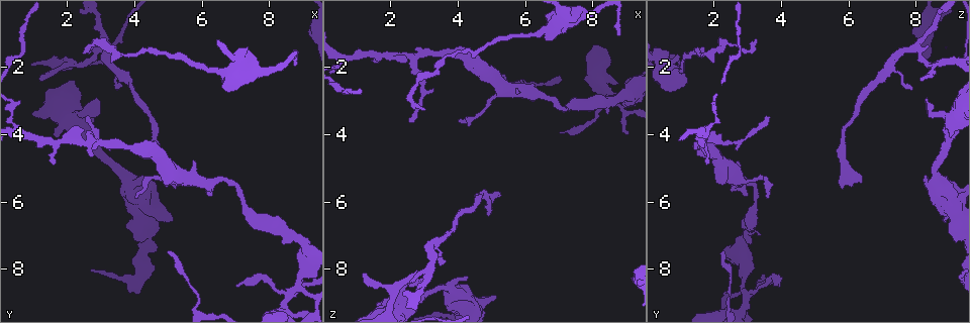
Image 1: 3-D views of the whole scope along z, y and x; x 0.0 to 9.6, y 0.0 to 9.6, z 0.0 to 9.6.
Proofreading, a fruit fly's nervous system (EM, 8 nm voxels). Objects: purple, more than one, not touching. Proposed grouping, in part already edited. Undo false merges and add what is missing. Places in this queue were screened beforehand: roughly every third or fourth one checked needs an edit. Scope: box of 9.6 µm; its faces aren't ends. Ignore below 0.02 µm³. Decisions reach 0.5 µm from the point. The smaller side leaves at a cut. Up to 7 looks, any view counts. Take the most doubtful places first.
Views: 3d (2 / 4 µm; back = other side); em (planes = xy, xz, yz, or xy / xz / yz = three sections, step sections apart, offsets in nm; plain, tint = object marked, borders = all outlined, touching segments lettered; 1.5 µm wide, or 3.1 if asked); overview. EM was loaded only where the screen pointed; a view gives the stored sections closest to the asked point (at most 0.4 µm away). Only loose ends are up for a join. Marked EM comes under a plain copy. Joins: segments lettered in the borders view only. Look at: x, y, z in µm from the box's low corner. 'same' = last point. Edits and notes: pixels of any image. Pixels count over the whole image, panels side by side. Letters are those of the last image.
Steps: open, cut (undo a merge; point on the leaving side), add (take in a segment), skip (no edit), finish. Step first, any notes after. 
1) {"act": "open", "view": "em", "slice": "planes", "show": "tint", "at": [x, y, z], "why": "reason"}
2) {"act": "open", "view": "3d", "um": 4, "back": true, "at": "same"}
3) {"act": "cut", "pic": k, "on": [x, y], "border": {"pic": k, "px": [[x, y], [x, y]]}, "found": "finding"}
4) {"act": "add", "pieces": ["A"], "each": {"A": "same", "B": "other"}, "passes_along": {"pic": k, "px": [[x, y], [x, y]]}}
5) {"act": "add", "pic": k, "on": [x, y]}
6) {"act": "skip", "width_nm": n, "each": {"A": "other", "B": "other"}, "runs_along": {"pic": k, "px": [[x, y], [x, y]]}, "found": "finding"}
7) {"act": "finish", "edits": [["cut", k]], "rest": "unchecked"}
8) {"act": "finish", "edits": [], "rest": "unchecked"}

{"act": "open", "view": "em", "slice": "yz", "step": 8, "show": "tint", "at": [4.25, 5.35, 8.20], "why": "branch stops here"}

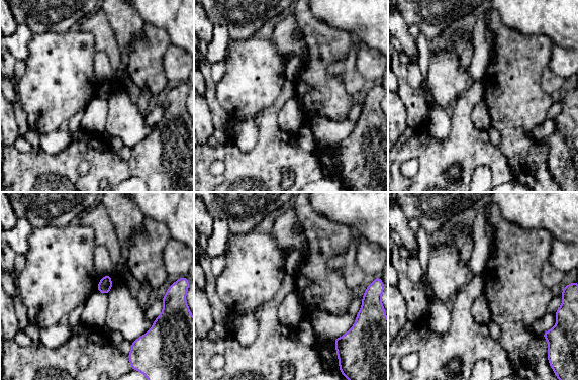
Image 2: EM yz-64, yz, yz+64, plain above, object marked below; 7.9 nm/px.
{"act": "open", "view": "em", "slice": "planes", "show": "tint", "at": "same", "why": "cut it another way"}

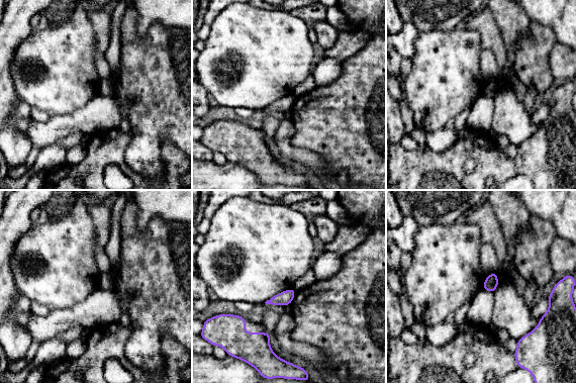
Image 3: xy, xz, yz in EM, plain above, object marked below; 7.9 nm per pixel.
{"act": "open", "view": "em", "slice": "planes", "show": "borders", "at": "same"}

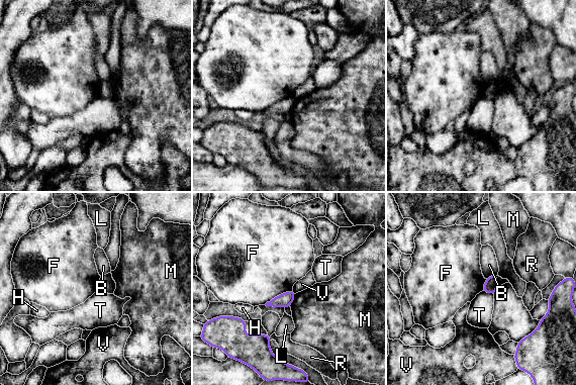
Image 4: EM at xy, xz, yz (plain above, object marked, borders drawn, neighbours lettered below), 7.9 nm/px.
{"act": "skip", "each": {"B": "other", "F": "other", "H": "other", "L": "other", "M": "other", "R": "other", "T": "other", "V": "other"}, "border": {"pic": 4, "px": [[292, 289], [273, 297], [264, 304]]}, "found": "none of them fits"}

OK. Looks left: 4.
{"act": "open", "view": "3d", "um": 2, "at": [1.20, 2.30, 8.10], "why": "free end"}

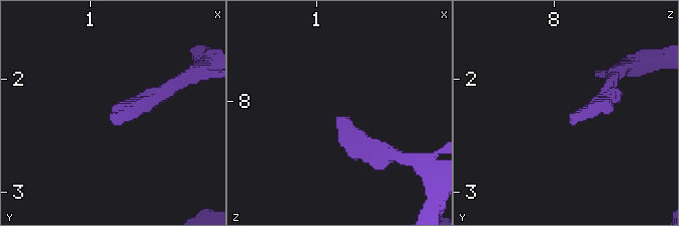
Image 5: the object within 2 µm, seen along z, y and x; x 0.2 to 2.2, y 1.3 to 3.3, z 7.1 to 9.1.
{"act": "open", "view": "em", "slice": "xz", "step": 4, "show": "borders", "at": [1.16, 2.32, 8.12], "why": "need the tissue"}

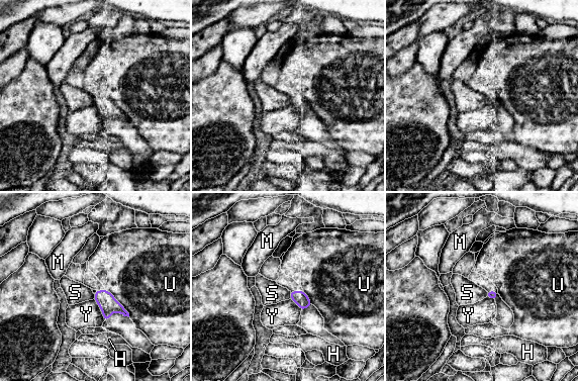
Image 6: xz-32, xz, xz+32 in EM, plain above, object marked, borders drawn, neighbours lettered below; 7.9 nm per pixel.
{"act": "skip", "longest_contact_nm": ["U", 300], "each": {"H": "other", "M": "other", "S": "other", "U": "other", "Y": "other"}, "border": {"pic": 6, "px": [[289, 291], [290, 298]]}, "found": "no lettered segment goes on from it"}

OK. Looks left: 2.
{"act": "finish", "edits": [], "rest": "unchecked"}

